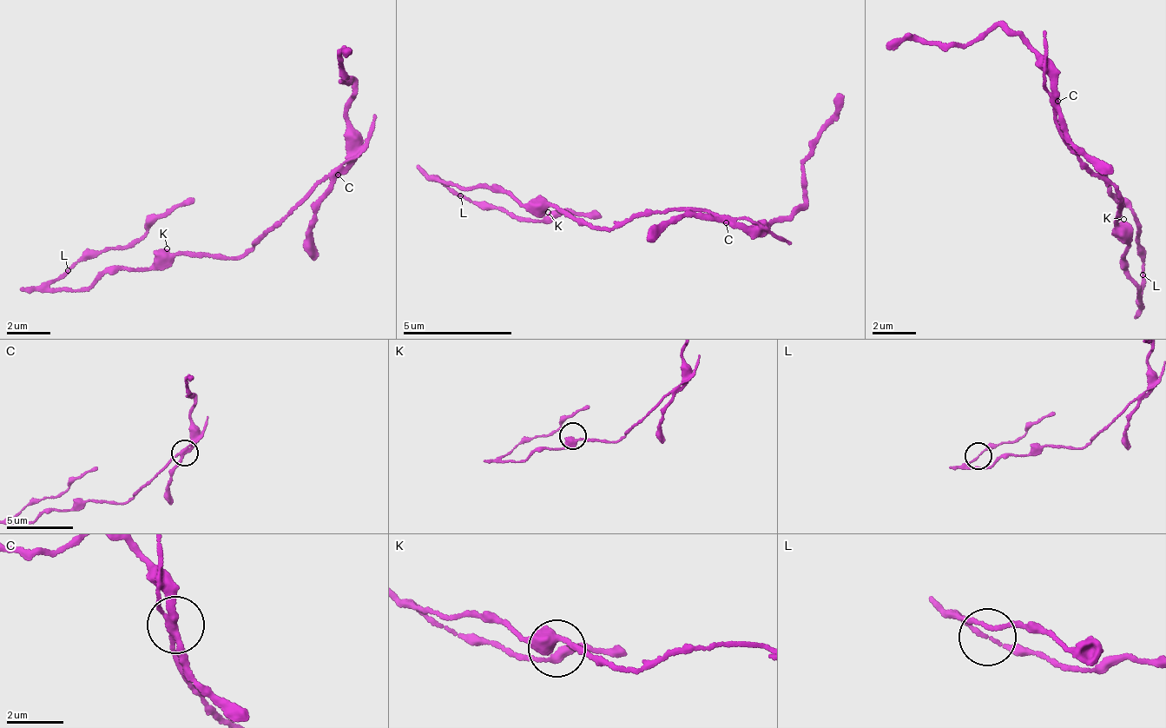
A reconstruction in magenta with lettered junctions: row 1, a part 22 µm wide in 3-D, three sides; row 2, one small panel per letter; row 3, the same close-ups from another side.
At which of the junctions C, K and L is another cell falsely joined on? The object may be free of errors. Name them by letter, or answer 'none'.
C

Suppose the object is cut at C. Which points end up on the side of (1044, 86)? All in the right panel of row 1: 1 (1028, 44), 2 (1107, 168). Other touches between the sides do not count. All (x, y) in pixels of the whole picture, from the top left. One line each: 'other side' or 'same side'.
1: other side
2: other side

